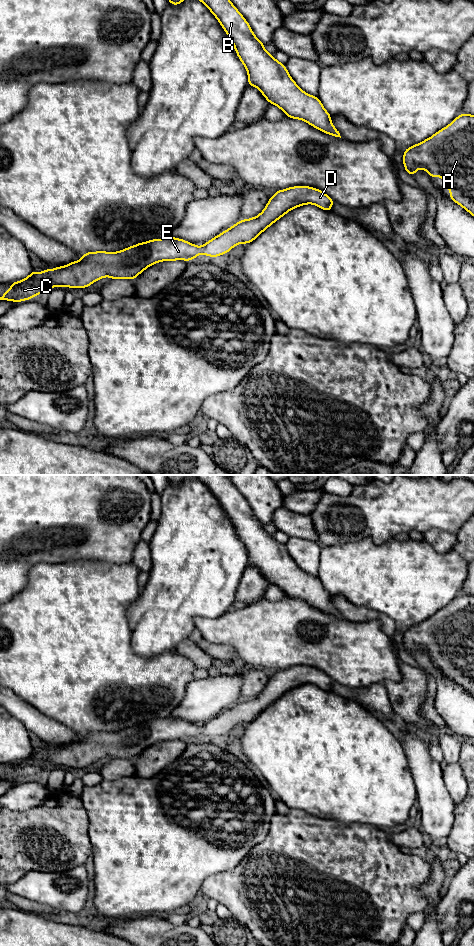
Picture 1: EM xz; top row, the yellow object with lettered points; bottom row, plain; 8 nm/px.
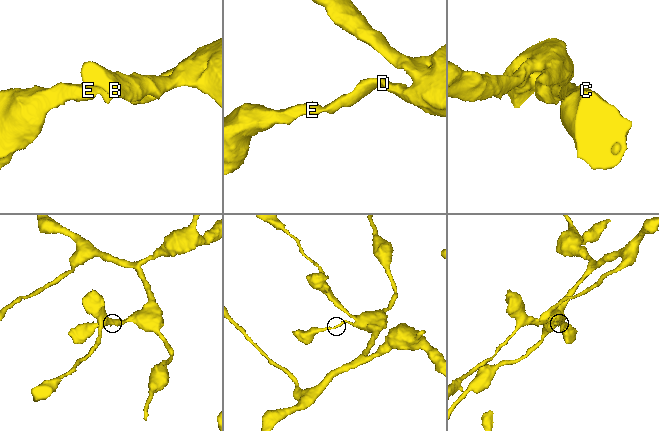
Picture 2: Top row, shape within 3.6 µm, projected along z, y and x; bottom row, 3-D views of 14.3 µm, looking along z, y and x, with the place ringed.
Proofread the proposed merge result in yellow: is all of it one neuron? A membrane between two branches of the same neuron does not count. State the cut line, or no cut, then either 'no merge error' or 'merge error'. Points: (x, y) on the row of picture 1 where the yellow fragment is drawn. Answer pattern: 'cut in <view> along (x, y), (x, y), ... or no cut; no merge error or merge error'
no cut; no merge error

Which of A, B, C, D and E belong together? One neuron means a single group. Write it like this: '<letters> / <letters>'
A B C D E

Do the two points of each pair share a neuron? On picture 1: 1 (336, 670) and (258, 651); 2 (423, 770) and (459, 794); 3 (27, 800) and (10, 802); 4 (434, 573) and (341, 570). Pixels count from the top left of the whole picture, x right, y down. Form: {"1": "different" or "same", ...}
{"1": "same", "2": "different", "3": "same", "4": "same"}

